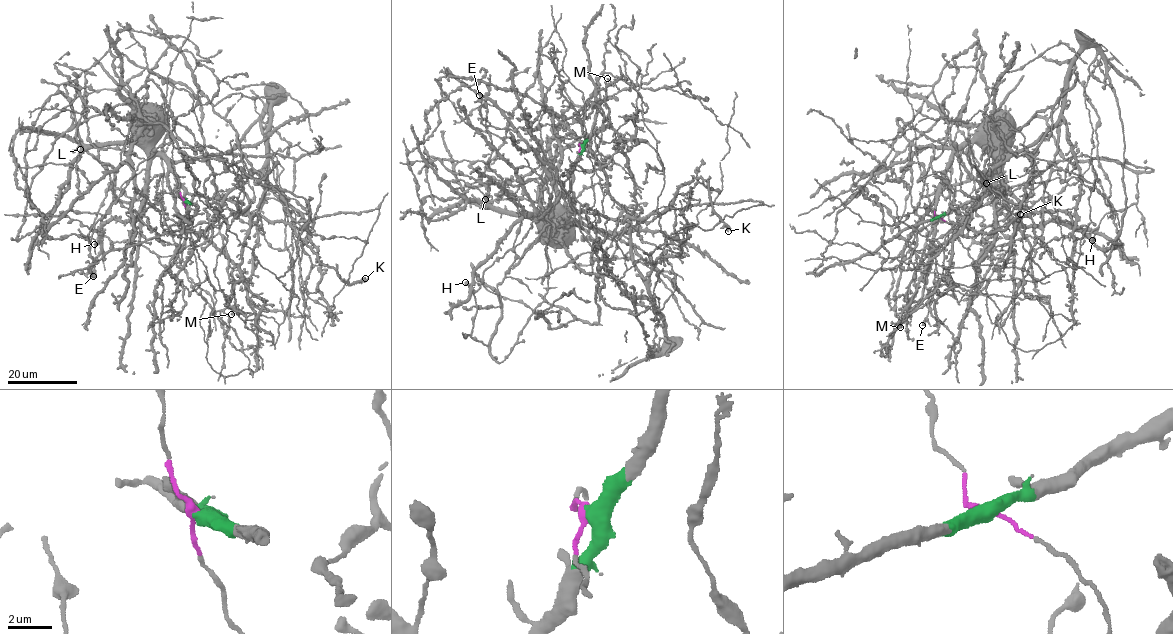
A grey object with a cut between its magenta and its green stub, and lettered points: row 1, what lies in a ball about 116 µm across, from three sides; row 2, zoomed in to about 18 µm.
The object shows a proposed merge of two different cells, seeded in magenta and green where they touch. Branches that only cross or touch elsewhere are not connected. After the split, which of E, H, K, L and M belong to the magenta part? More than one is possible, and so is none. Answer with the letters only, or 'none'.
M

